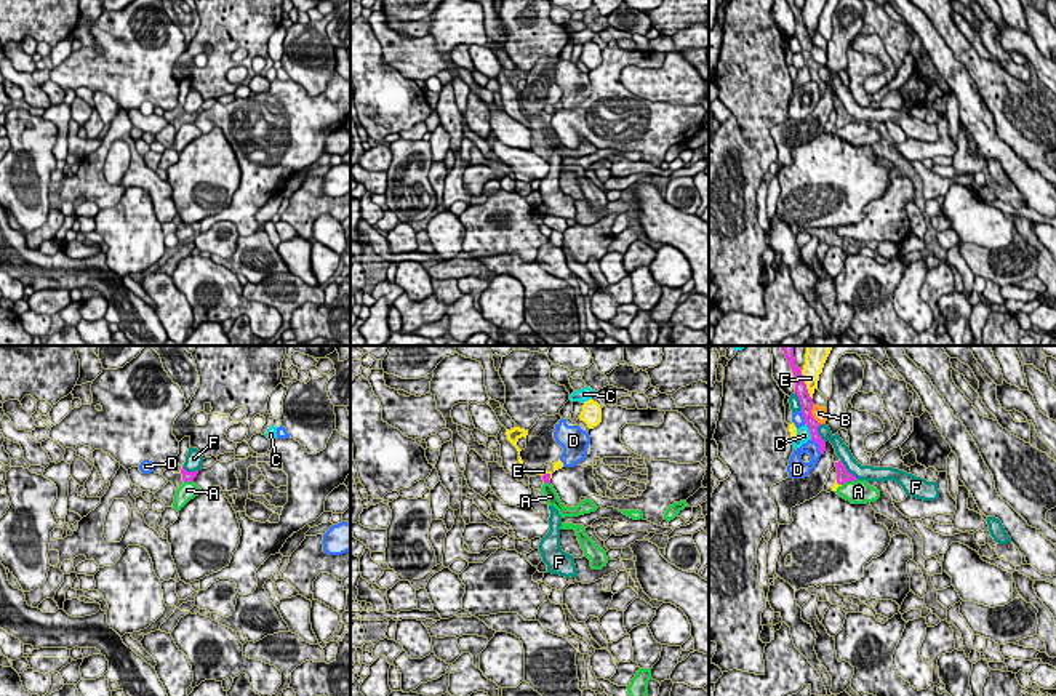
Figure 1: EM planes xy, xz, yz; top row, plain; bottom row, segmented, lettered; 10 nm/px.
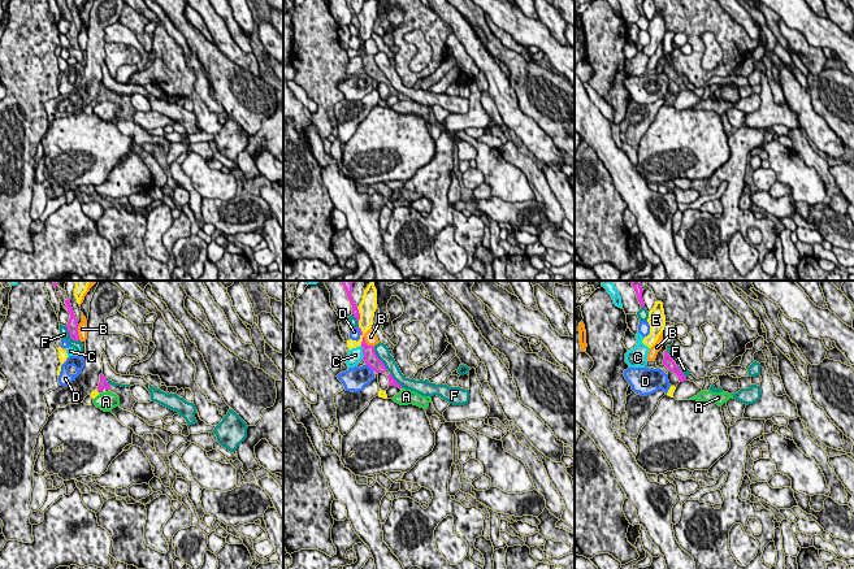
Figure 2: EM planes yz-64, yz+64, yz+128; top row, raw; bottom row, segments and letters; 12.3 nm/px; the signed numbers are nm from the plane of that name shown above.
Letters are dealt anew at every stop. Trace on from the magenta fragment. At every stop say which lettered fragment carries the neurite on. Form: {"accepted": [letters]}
{"accepted": ["E"]}

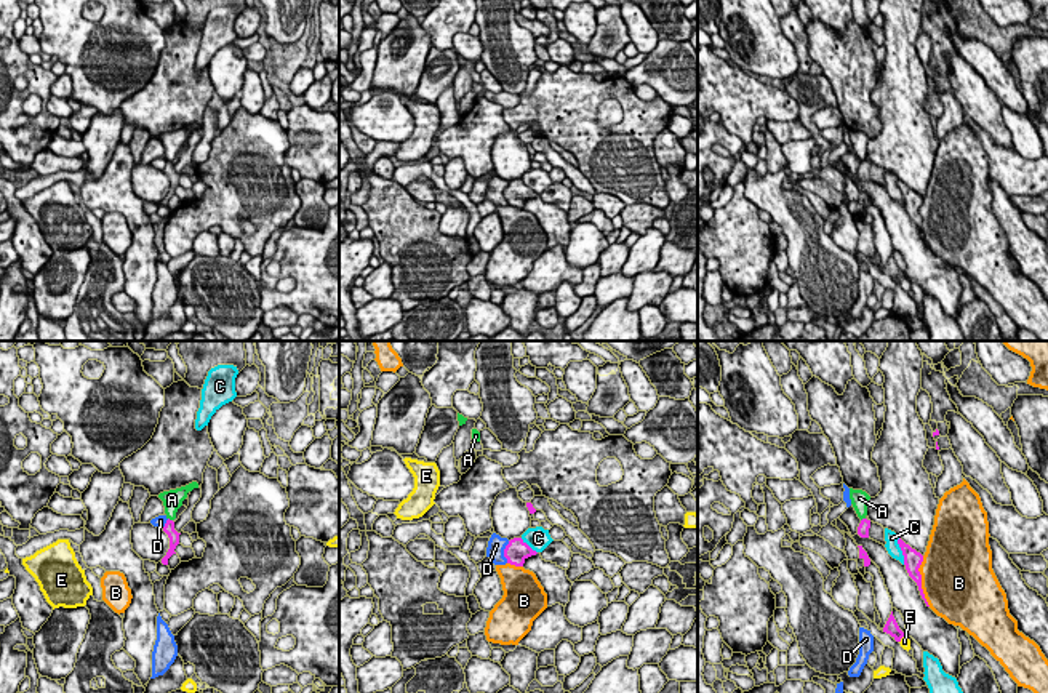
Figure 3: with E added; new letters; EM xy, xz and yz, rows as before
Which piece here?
{"accepted": []}

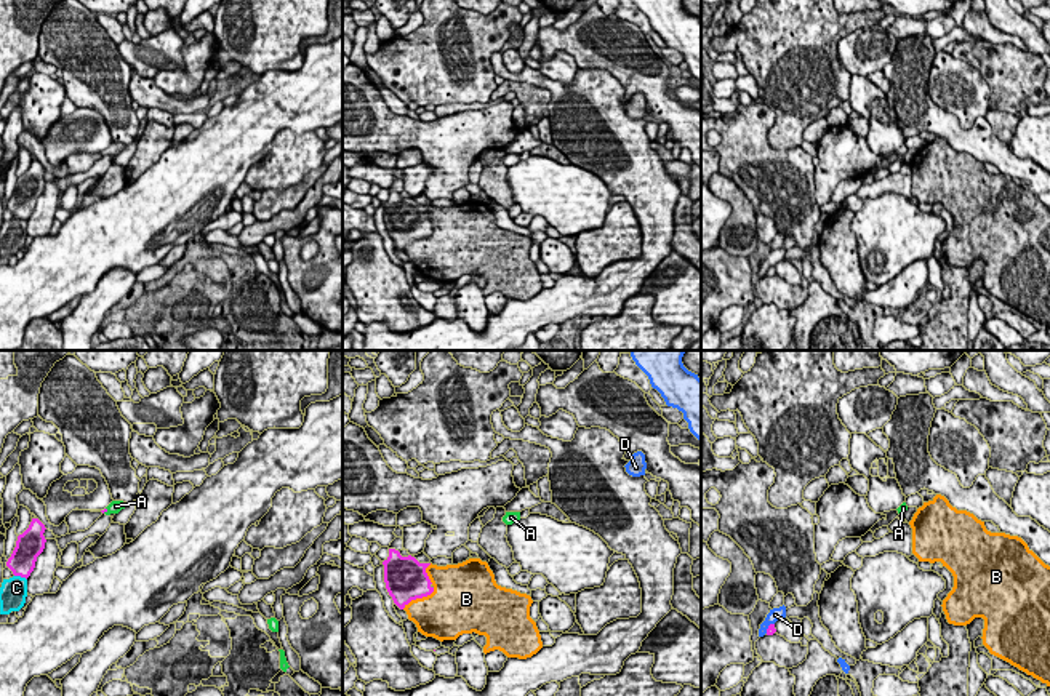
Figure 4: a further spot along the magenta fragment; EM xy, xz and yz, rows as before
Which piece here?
{"accepted": ["A"]}

